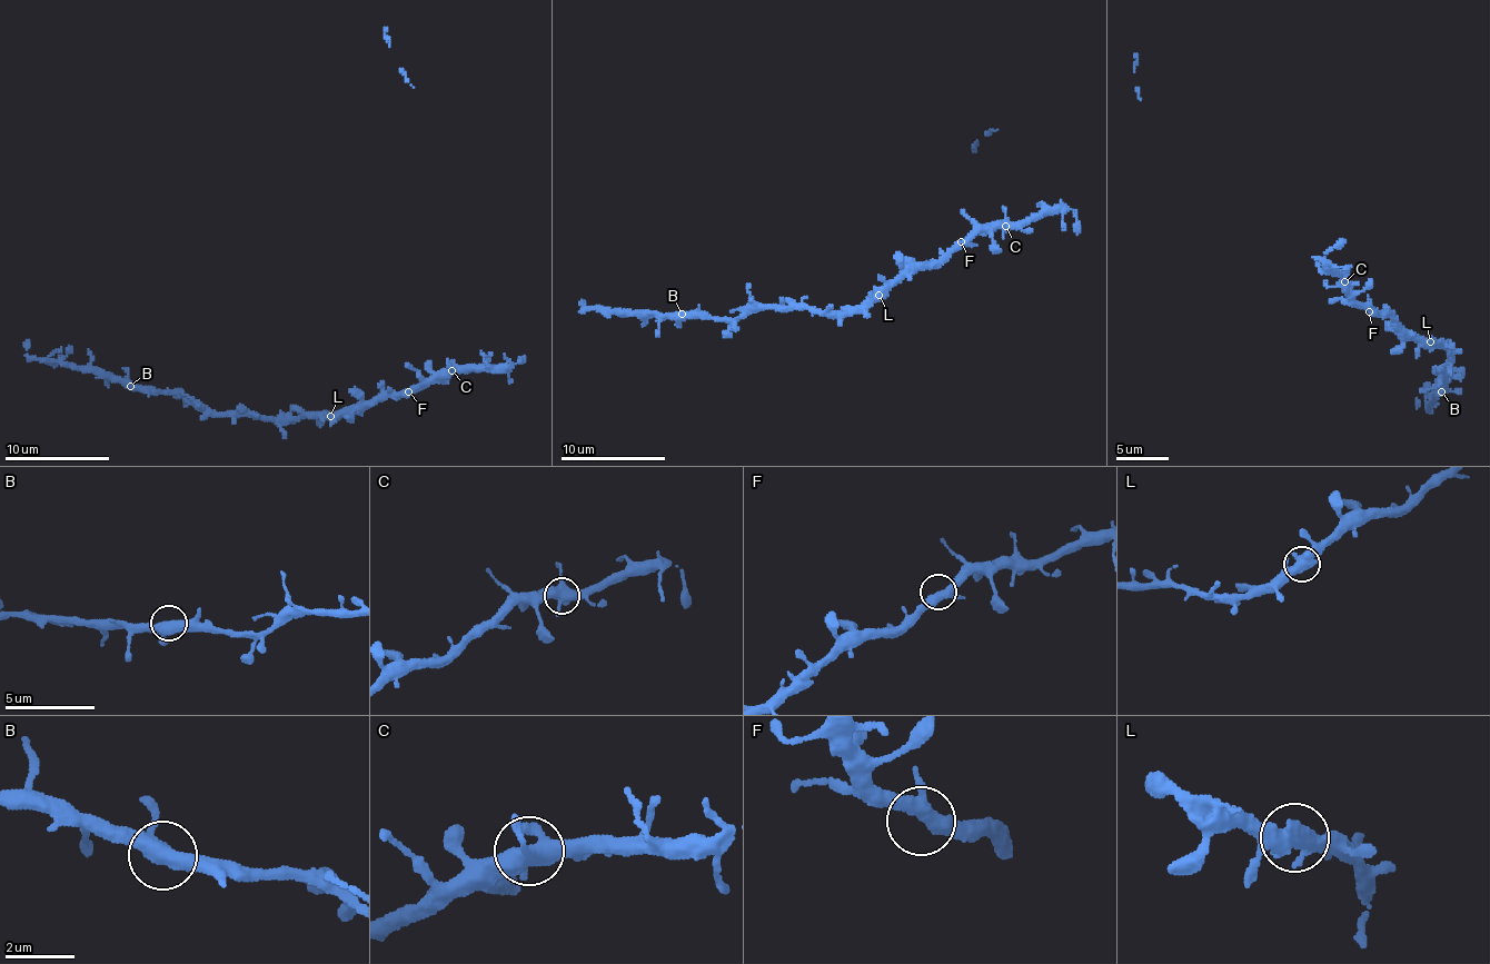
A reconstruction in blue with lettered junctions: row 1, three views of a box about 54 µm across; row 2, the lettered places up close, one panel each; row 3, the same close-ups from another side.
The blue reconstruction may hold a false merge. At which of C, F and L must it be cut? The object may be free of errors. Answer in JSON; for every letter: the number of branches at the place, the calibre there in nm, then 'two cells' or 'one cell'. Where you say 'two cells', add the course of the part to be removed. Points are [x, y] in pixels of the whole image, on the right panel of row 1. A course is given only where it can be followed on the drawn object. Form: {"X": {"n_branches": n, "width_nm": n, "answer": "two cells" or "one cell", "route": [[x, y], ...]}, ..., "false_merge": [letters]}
{"C": {"n_branches": 4, "width_nm": 460, "answer": "one cell"}, "F": {"n_branches": 3, "width_nm": 380, "answer": "one cell"}, "L": {"n_branches": 3, "width_nm": 440, "answer": "one cell"}, "false_merge": []}

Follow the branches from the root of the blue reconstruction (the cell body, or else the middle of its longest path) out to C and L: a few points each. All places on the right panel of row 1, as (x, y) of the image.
C: (1374, 308), (1357, 301), (1344, 281)
L: (1374, 308), (1389, 316), (1398, 327), (1429, 340)

